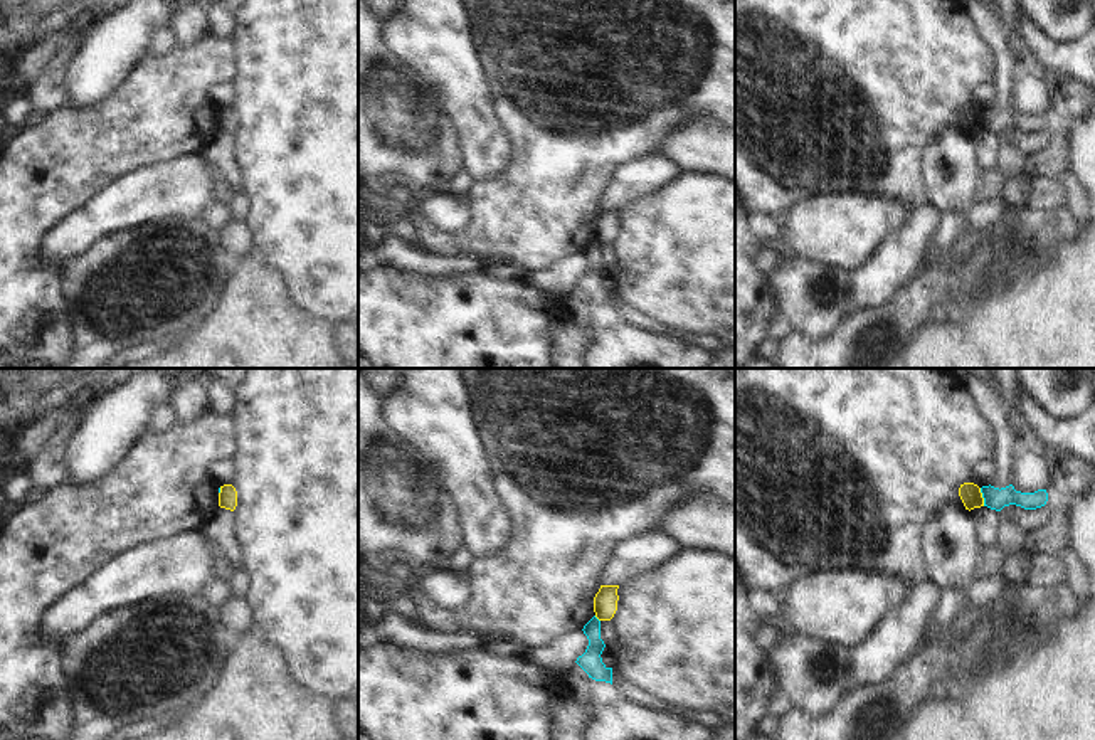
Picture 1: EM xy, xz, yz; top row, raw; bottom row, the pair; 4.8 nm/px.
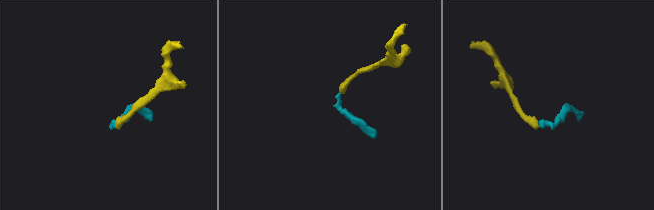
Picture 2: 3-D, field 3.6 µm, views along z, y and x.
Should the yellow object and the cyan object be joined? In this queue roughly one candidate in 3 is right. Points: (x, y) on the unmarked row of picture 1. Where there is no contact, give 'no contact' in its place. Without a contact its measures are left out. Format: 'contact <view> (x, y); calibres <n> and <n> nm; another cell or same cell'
contact yz (981, 120); calibres 100 and 110 nm; another cell

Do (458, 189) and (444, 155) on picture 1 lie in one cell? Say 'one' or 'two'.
two

